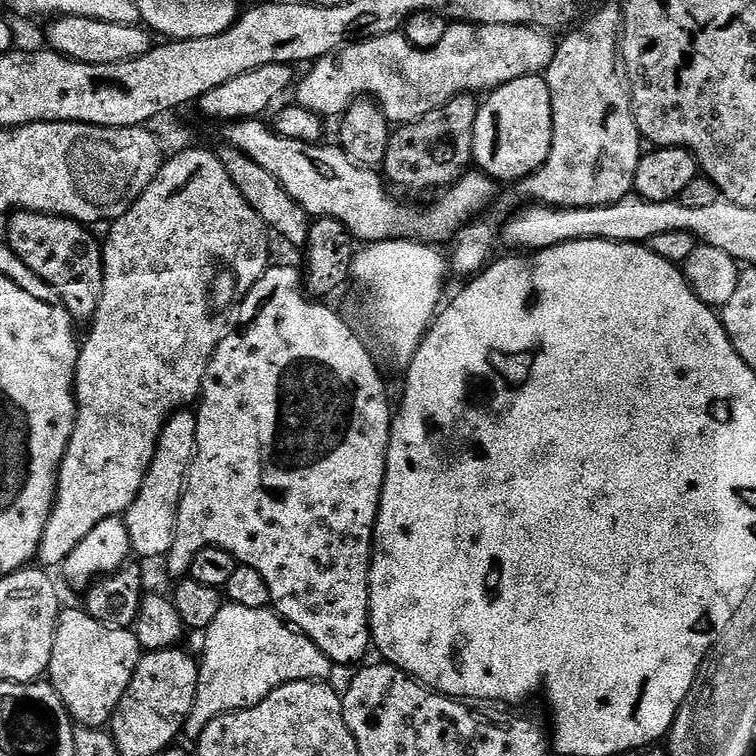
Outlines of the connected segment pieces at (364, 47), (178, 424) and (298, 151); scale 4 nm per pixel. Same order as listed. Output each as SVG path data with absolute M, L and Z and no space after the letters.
M459 22L449 23L446 34L442 34L442 42L438 42L438 46L433 48L415 48L400 32L391 32L369 40L353 40L339 52L324 56L307 69L309 72L305 74L304 81L295 85L295 103L315 116L339 118L357 98L371 98L379 104L384 117L393 125L414 124L434 110L443 108L456 96L487 94L494 88L501 88L506 82L514 82L514 78L547 73L556 53L556 45L557 41L551 35L518 24L494 27Z
M177 411L160 431L160 441L151 466L144 473L144 481L122 519L130 534L133 553L140 556L167 557L172 548L176 533L176 519L180 509L180 500L184 496L184 485L188 483L188 471L192 468L192 459L196 456L198 422L195 411Z
M257 118L229 123L227 143L262 166L266 174L274 174L282 190L305 208L309 217L334 218L347 226L357 241L377 244L380 240L410 239L433 246L447 245L492 200L493 181L479 170L469 170L425 208L407 208L387 192L379 171L353 164L339 146L327 148L324 142L303 144L300 140L287 140L277 136L271 127L264 128L264 122Z

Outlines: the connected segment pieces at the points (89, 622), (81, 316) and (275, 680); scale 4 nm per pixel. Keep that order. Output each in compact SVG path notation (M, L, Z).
M65 607L56 627L54 654L46 676L79 727L103 729L122 702L141 655L135 631L106 626L90 618L83 607Z
M17 210L7 217L8 237L6 243L12 253L30 269L42 282L46 282L58 294L62 306L75 323L89 323L97 310L98 302L102 298L102 282L104 281L104 254L99 239L91 236L89 229L76 220L65 216L47 216L44 212L25 212Z
M225 603L222 610L218 610L218 618L203 633L204 657L199 657L200 673L198 674L198 686L194 706L188 715L188 721L184 723L183 735L189 736L192 742L199 741L204 733L205 726L214 718L225 716L228 712L237 712L243 708L254 706L262 702L278 686L286 686L290 682L299 680L322 680L327 681L328 675L334 671L334 665L310 638L306 638L291 624L285 624L271 607L262 610L249 610L246 606Z

